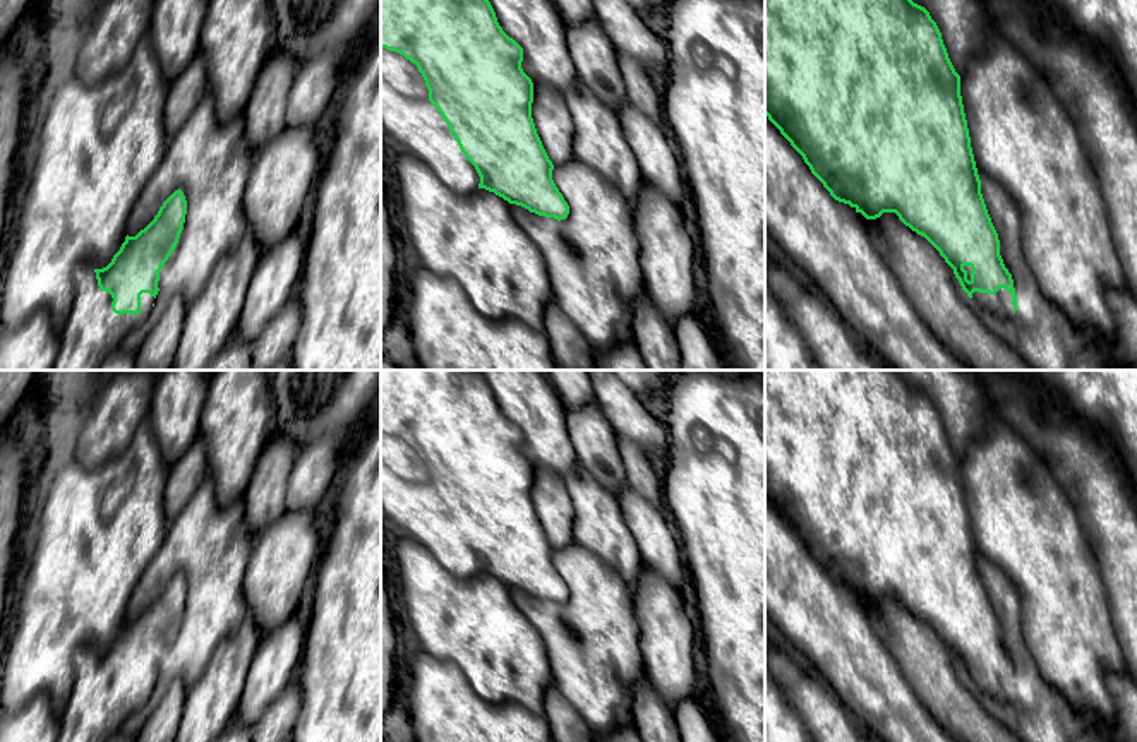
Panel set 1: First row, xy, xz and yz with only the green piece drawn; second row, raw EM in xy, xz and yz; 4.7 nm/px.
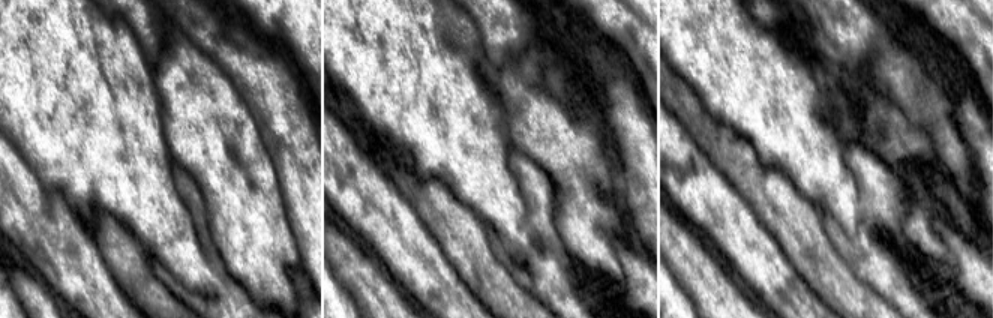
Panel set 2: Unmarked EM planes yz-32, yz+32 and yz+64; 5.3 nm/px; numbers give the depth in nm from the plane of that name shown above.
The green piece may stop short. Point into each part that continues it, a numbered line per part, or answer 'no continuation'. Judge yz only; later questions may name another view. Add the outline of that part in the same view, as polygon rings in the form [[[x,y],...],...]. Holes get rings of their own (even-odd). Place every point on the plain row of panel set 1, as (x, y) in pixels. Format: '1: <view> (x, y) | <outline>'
1: yz (998, 689) | [[[1000,672],[995,679],[974,675],[972,685],[988,703],[1010,703],[1014,699],[1012,679],[1005,672]]]

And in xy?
1: xy (93, 713) | [[[89,649],[75,653],[74,672],[74,685],[60,715],[57,742],[106,742],[146,711],[156,685],[149,677],[142,677],[139,699],[115,697],[111,679],[99,673],[96,656]]]

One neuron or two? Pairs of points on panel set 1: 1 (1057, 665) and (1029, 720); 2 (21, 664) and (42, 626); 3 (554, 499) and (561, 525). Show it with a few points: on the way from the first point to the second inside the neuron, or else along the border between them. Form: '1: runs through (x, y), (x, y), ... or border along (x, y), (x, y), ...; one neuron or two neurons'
1: border along (1029, 653), (1045, 684); two neurons
2: runs through (30, 655), (42, 643), (42, 634); one neuron
3: runs through (554, 506), (558, 518); one neuron

